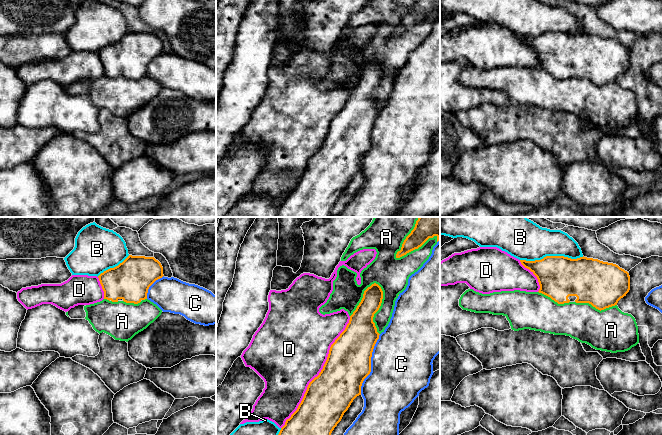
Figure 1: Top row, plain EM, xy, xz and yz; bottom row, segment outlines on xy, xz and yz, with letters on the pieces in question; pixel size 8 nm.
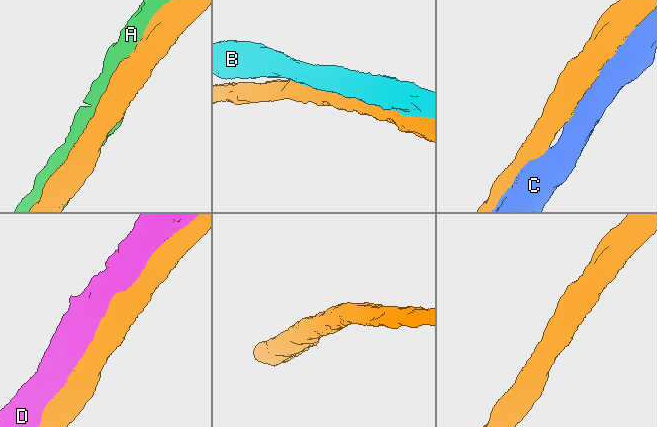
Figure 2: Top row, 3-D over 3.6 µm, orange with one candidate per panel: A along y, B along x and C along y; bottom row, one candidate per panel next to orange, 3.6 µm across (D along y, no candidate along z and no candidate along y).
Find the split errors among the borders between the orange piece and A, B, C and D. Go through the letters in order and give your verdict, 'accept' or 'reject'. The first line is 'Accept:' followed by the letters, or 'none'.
Accept: none
A: reject
B: reject
C: reject
D: reject

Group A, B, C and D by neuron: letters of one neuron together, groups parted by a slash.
A / B / C / D

